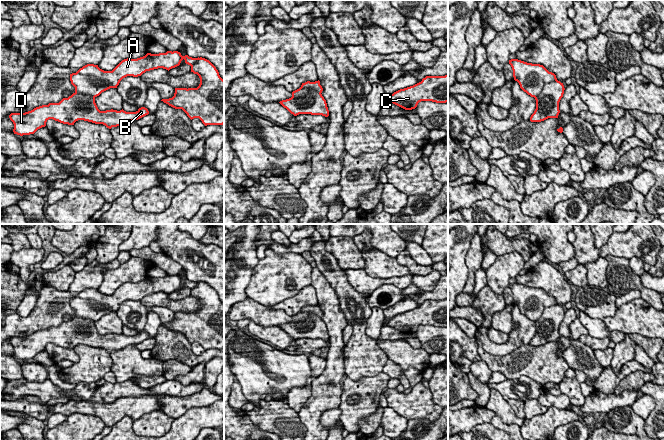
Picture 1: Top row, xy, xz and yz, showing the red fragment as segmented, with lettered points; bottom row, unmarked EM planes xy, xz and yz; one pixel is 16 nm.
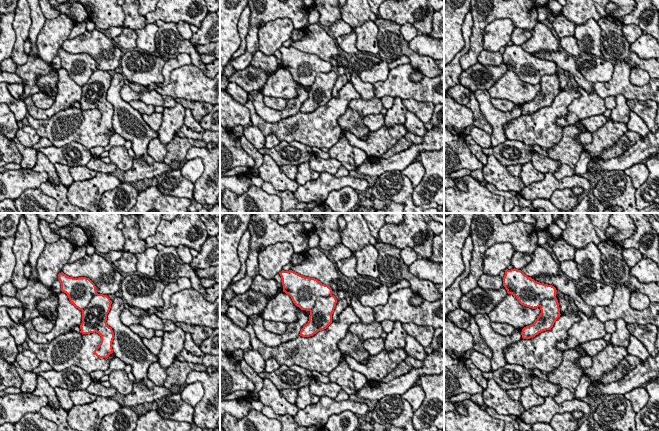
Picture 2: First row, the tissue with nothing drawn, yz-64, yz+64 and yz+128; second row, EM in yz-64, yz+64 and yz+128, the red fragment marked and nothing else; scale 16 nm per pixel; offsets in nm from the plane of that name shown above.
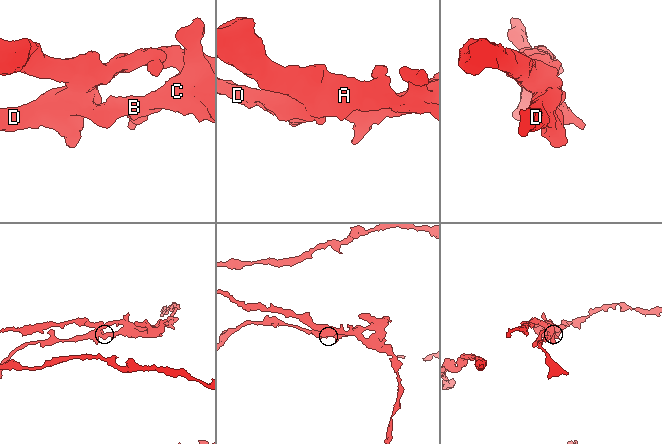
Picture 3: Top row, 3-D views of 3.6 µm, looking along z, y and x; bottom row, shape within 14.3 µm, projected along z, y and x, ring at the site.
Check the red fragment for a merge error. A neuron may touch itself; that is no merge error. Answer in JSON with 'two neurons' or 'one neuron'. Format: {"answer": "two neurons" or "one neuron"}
{"answer": "two neurons"}

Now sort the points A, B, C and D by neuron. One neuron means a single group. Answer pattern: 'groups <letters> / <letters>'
groups A / B C D

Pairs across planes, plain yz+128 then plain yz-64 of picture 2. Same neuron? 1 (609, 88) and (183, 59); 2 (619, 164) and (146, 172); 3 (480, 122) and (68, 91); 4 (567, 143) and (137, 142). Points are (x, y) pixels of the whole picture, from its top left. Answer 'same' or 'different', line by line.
1: different
2: same
3: different
4: different

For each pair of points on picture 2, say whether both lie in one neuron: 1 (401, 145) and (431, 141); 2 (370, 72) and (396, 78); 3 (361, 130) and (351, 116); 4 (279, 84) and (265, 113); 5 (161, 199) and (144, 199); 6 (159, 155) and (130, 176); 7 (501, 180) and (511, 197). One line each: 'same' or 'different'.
1: different
2: different
3: same
4: different
5: same
6: different
7: different

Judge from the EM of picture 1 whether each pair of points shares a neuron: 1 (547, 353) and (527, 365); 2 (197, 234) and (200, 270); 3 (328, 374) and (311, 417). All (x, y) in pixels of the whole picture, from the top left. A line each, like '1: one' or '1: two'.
1: one
2: two
3: one

